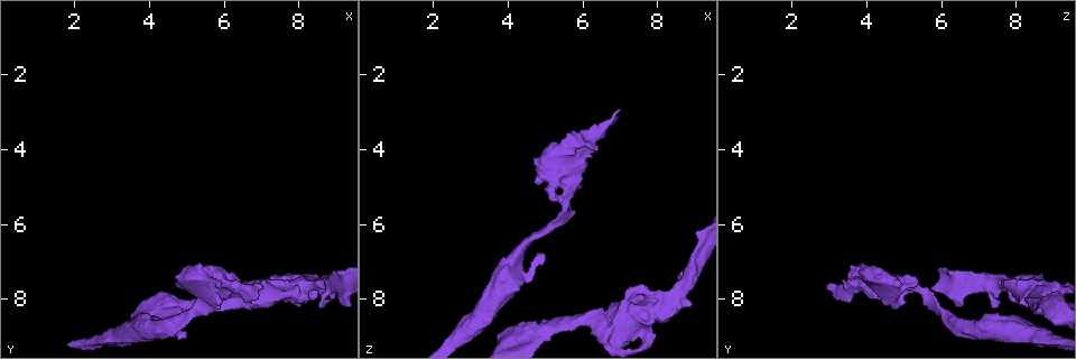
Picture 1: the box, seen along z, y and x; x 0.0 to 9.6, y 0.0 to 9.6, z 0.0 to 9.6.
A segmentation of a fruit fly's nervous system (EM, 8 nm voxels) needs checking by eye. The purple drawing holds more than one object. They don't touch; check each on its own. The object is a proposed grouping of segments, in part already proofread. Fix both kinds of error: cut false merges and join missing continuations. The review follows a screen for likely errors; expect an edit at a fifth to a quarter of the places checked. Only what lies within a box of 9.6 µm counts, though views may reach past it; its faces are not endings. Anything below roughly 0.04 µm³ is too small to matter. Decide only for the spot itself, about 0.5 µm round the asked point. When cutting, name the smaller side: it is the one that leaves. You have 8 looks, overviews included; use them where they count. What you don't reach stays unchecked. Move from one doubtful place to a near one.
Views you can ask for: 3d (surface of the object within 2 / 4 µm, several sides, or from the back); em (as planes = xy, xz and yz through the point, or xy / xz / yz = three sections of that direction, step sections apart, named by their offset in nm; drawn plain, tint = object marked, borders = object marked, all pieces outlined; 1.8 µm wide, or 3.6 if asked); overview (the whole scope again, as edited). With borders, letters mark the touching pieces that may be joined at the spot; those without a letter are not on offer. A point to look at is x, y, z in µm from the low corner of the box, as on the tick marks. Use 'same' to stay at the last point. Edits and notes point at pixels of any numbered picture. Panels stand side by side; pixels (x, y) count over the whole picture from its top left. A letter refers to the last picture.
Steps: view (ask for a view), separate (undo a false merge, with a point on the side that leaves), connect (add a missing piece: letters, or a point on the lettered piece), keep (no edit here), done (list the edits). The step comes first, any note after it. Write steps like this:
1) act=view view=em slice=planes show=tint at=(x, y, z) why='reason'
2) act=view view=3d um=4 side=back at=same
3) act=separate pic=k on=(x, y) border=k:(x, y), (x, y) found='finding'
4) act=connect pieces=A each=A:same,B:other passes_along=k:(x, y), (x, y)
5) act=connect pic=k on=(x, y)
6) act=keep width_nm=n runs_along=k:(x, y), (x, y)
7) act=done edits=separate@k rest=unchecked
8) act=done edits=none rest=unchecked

act=view view=em slice=planes show=borders at=(6.95, 7.85, 8.70) why='sharp bend'

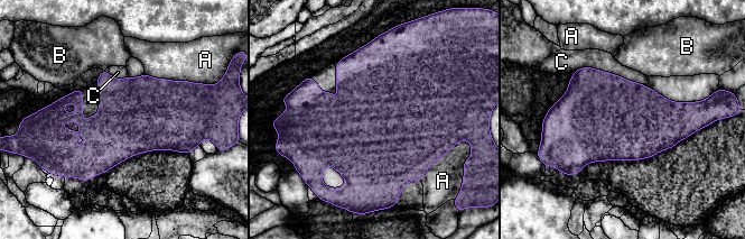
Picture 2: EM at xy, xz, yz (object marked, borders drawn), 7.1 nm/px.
act=keep each=A:other,B:other,C:other found='continuous, no second neuron'

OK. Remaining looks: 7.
act=view view=3d um=2 at=(5.90, 8.15, 5.10) why='branch stops here'

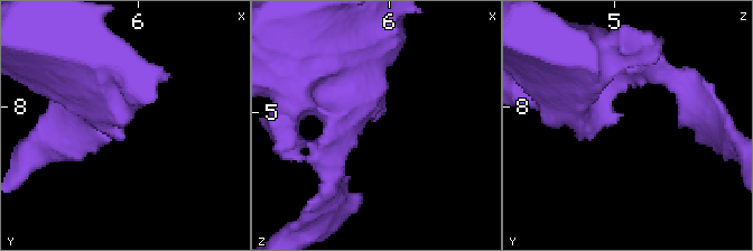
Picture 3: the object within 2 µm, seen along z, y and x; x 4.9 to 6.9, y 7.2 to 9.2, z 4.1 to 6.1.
act=view view=em slice=xy step=16 show=borders at=(5.88, 8.10, 5.08) why='now the EM'

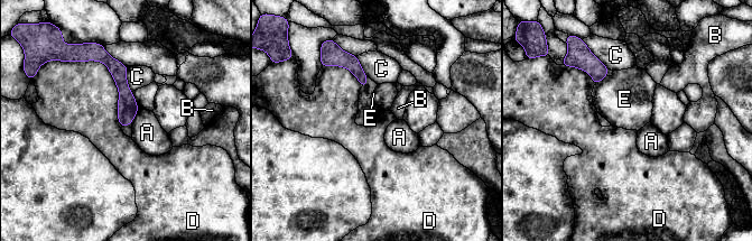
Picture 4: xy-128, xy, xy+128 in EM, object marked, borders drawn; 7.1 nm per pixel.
act=view view=em slice=planes show=borders at=same why='cut it another way'

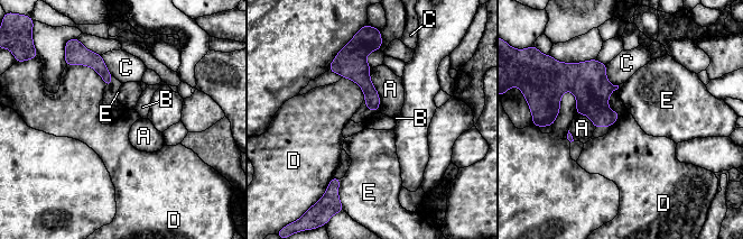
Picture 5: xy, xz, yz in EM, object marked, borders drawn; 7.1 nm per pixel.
act=keep width_nm=110 each=A:other,B:other,C:other,D:other,E:other border=5:(66, 65), (91, 66), (105, 85) found='no lettered piece goes on from it'

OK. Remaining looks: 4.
act=view view=3d um=4 at=(4.05, 8.85, 7.25)

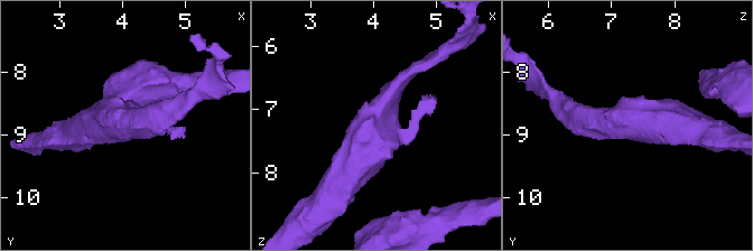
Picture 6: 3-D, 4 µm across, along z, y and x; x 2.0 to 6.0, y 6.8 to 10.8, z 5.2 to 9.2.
act=view view=em um=3.6 slice=planes show=borders at=(4.05, 8.80, 7.20) why='now the EM'

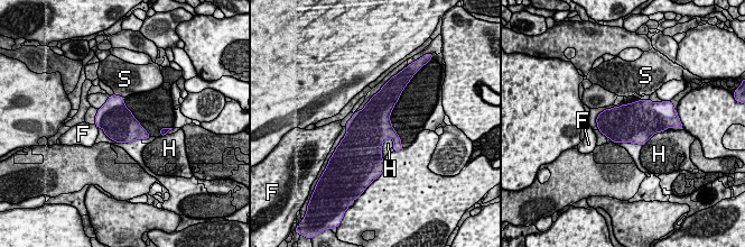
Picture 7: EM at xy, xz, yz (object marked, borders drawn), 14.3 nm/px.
act=keep width_nm=480 longest_contact=H:340nm each=F:other,H:other,S:other found='continuous, no second neuron'

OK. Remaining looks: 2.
act=done edits=none rest=unchecked

